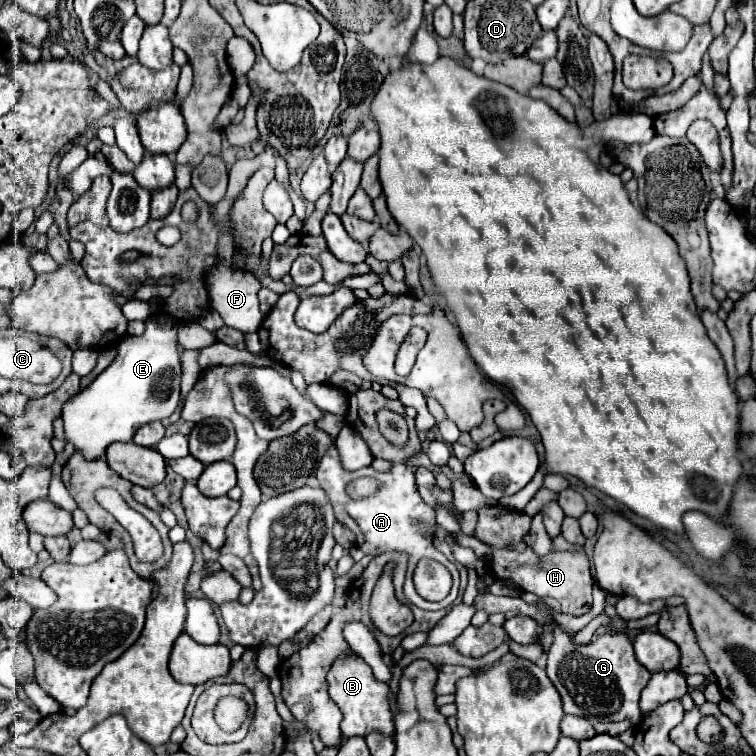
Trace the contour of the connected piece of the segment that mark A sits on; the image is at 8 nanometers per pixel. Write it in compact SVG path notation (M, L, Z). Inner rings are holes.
M332 446L332 448L328 448L328 452L324 454L324 458L320 460L316 478L318 478L318 484L320 484L320 486L326 490L326 494L330 496L330 502L332 502L332 506L334 506L336 516L342 518L342 520L350 518L350 520L356 524L358 534L360 534L360 538L356 540L356 546L358 546L366 556L376 556L376 554L392 552L392 550L396 550L396 552L406 552L406 554L408 554L408 570L406 570L404 594L406 594L406 598L408 598L412 604L416 604L416 606L422 608L422 610L442 610L442 608L450 606L450 604L456 600L456 596L458 596L458 570L456 570L456 566L454 566L450 560L446 560L446 556L434 548L432 540L426 538L426 536L414 526L416 520L432 522L434 510L422 500L422 496L418 496L414 472L412 472L408 466L404 466L404 464L392 464L392 472L390 472L390 474L376 472L376 470L370 468L370 466L368 466L368 468L362 468L362 470L358 470L358 472L346 472L346 470L342 468L340 460L338 460L336 448ZM362 476L376 478L376 480L382 482L382 484L380 484L380 488L378 488L374 494L370 494L370 496L366 496L366 498L354 500L354 498L348 496L346 484L352 482L352 480L356 480L356 478L362 478ZM420 558L432 558L432 560L436 560L436 562L440 562L440 564L444 564L444 566L450 570L450 574L452 574L452 578L454 578L454 586L452 586L450 594L448 594L444 600L440 600L440 602L428 602L428 600L424 600L422 596L418 596L418 592L414 590L412 572L414 572L414 568L416 568L416 564L418 564Z

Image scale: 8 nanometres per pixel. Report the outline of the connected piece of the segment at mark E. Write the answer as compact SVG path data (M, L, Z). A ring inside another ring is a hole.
M164 316L160 320L146 320L146 332L142 336L132 336L118 344L116 360L96 376L96 380L74 394L62 406L64 420L64 436L66 442L74 446L76 452L84 456L84 460L96 460L106 454L106 448L114 442L130 442L134 432L154 420L166 420L178 408L180 400L180 348L178 348L178 324Z

